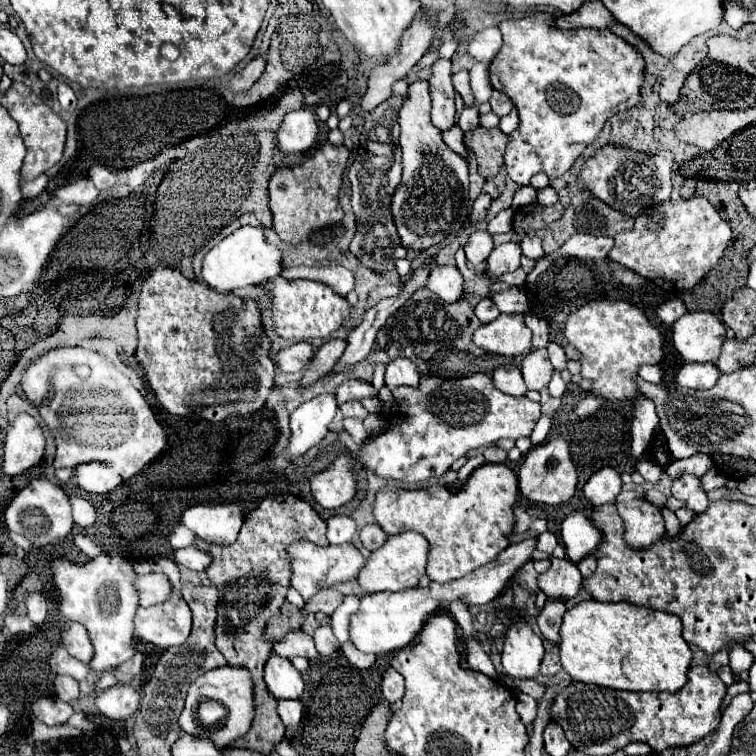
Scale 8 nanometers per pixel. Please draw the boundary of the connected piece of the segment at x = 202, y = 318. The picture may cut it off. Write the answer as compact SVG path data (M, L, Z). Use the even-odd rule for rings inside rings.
M155 268L141 286L137 314L137 360L145 370L147 384L159 404L173 416L195 414L209 422L221 422L233 414L249 416L263 410L273 388L275 366L269 356L269 340L261 328L261 316L253 300L243 300L235 308L233 296L219 294L205 284L185 278L175 268Z

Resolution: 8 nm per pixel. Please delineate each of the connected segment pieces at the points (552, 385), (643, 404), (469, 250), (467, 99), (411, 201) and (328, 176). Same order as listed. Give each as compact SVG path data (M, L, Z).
M555 370L555 372L553 372L553 378L551 378L551 382L549 382L549 396L559 398L559 396L563 396L563 392L565 392L565 382L563 382L561 374Z
M593 300L577 308L565 322L567 340L581 352L581 376L593 382L586 397L581 398L573 412L579 418L591 418L606 402L633 402L631 450L641 456L659 424L653 400L643 396L637 386L637 372L643 364L659 364L663 360L663 334L655 328L645 312L625 300Z
M477 230L469 236L463 250L465 250L465 256L471 264L481 264L487 260L487 256L493 250L493 238L487 230Z
M465 70L455 72L453 74L453 86L461 94L463 104L473 106L473 94L471 94L471 86L469 86L469 72L465 72Z
M417 80L409 86L405 104L399 110L403 152L403 180L393 196L393 216L401 242L407 250L423 252L435 244L453 240L469 216L469 168L467 162L449 150L441 140L441 130L431 124L431 96L427 80Z
M319 142L313 152L305 154L303 162L297 166L283 166L271 174L269 182L269 206L273 212L273 228L279 238L285 242L299 242L307 238L311 232L333 226L343 218L343 210L339 208L337 194L341 188L341 176L349 160L349 150L339 144Z

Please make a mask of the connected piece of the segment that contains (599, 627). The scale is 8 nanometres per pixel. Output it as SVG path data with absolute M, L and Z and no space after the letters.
M579 602L563 616L561 666L573 680L605 688L679 692L687 682L687 670L693 660L693 652L681 634L681 620L667 612L637 608L627 602Z

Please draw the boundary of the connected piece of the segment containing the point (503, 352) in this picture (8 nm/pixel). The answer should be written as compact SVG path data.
M499 314L497 320L483 324L475 334L473 334L473 342L491 354L499 354L499 356L519 356L519 354L527 354L531 350L531 330L525 326L523 322L523 314Z

